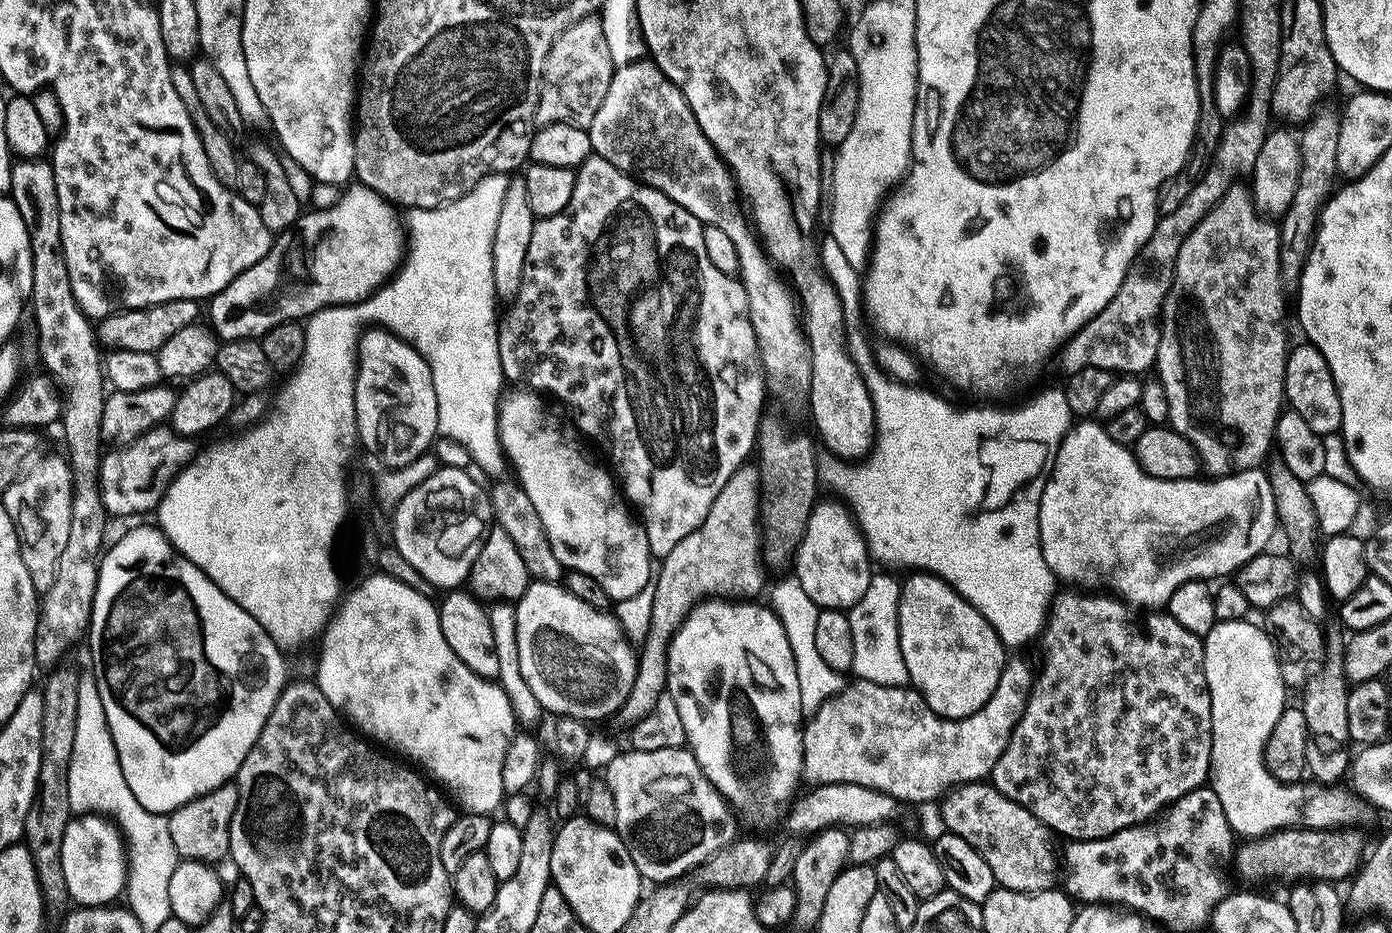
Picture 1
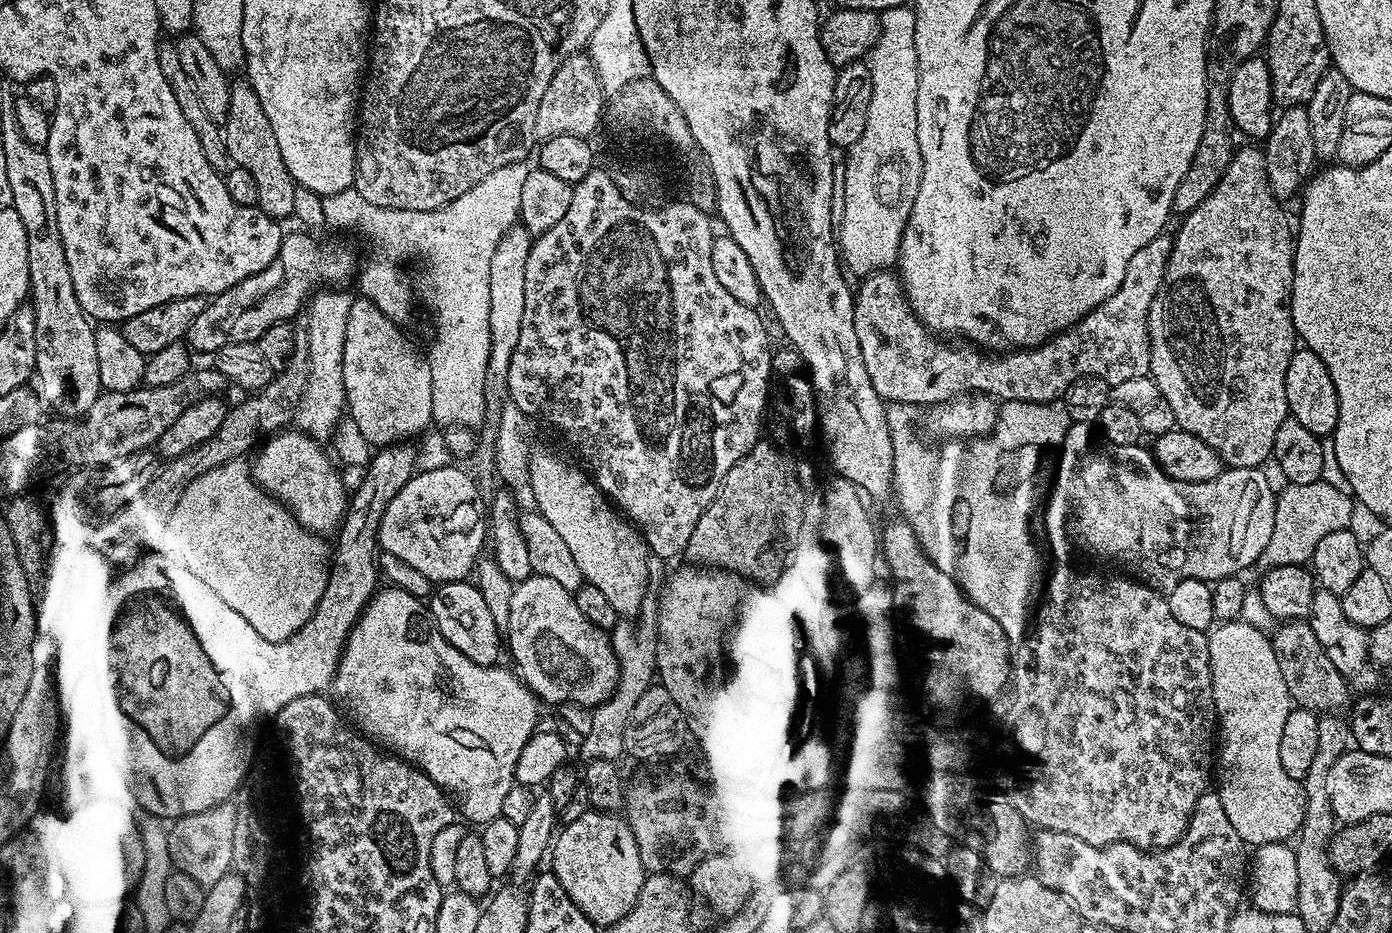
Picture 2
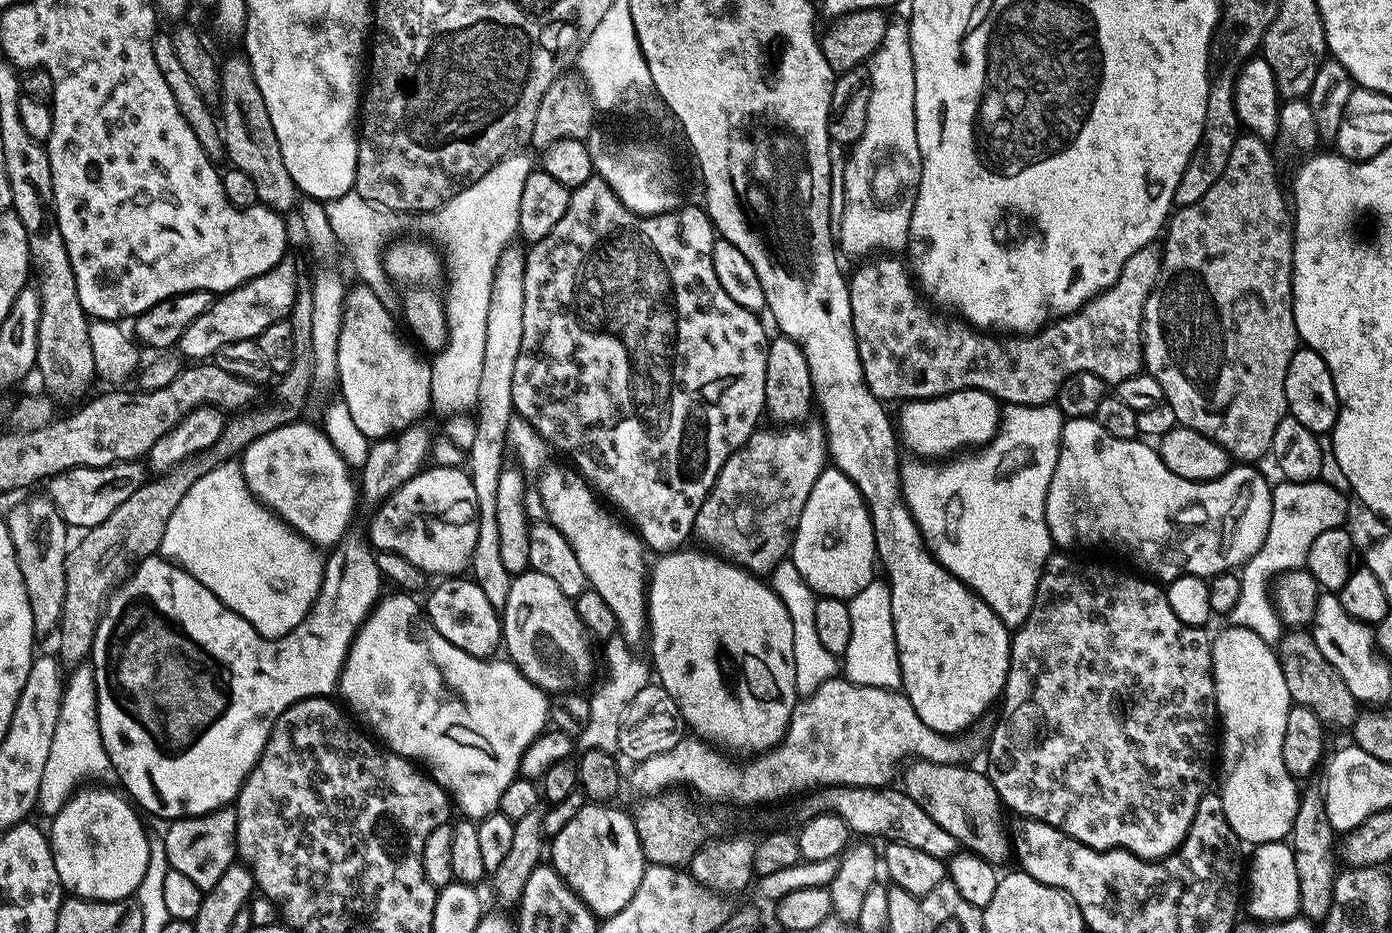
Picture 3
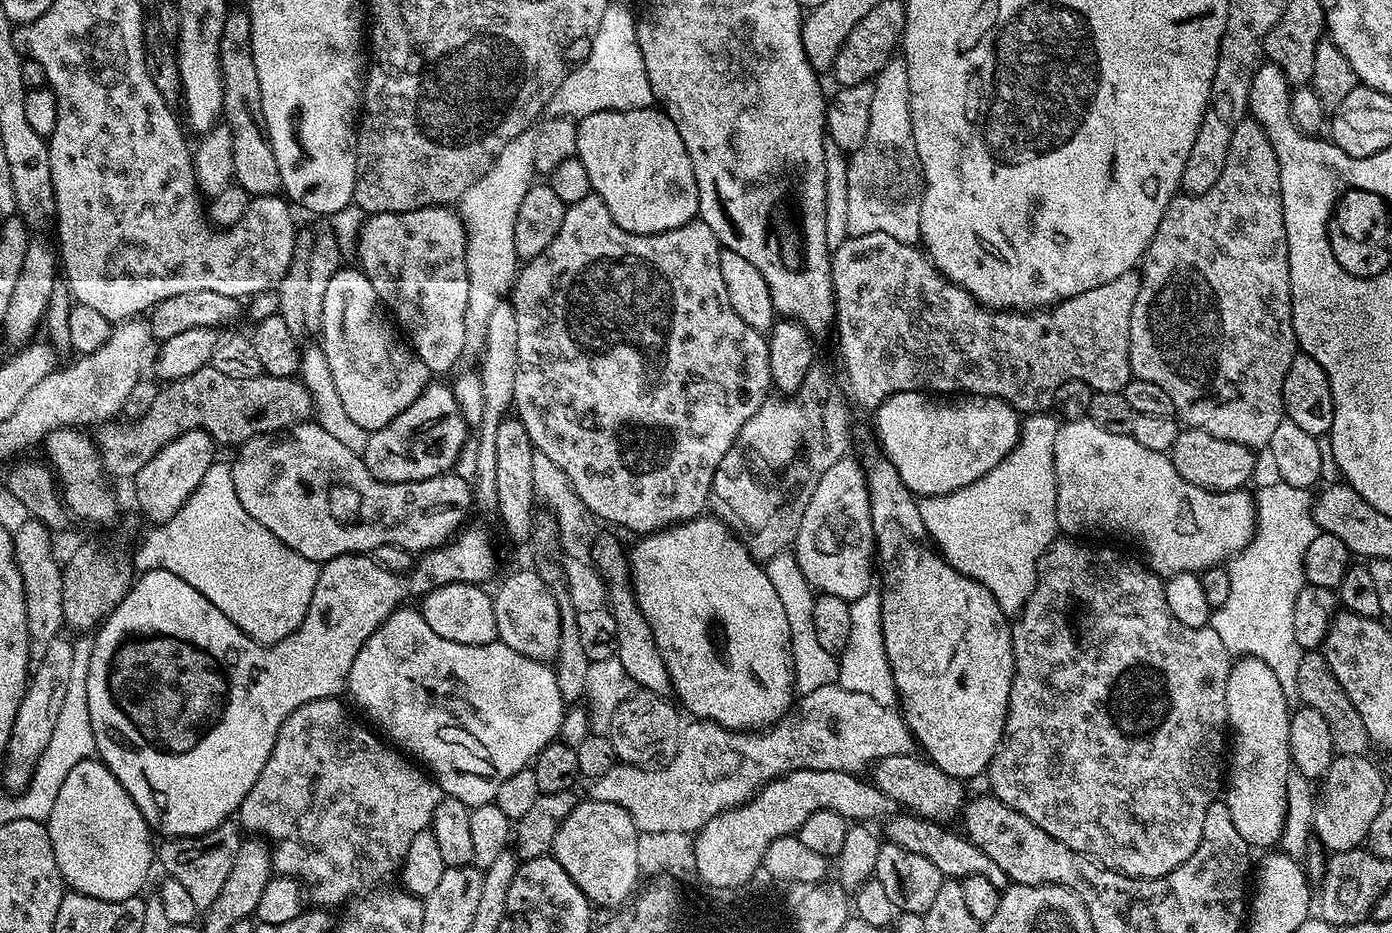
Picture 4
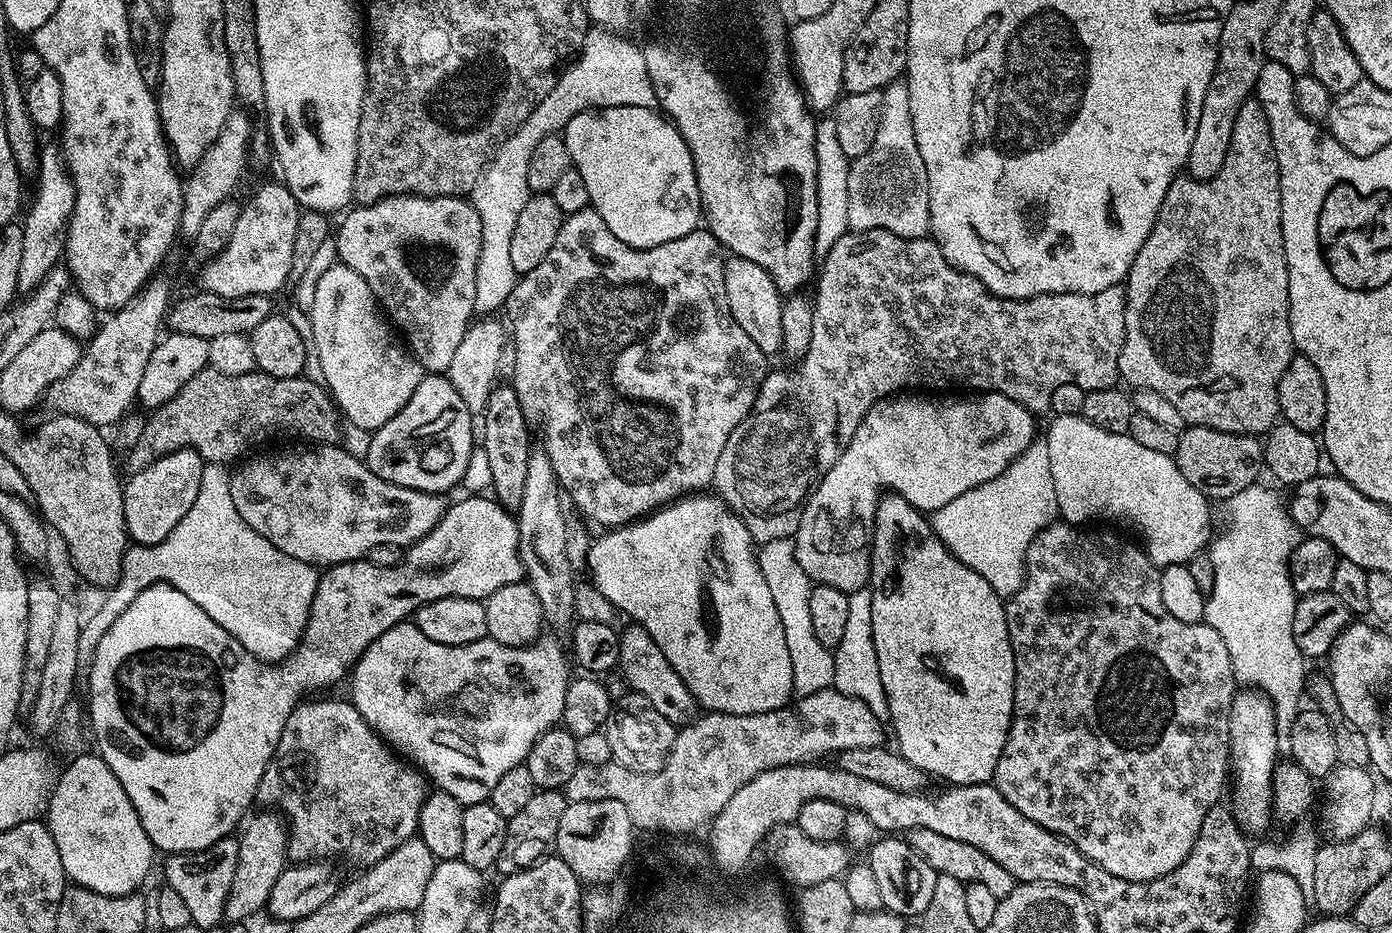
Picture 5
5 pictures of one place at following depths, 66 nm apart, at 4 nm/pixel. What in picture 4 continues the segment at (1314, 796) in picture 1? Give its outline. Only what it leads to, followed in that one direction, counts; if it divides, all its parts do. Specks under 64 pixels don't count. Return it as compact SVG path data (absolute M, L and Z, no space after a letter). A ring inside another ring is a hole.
M1241 657L1232 665L1226 684L1226 702L1228 714L1228 730L1230 745L1230 774L1226 776L1224 801L1230 810L1230 816L1238 834L1242 835L1249 847L1273 847L1284 830L1287 814L1287 774L1291 765L1289 754L1289 722L1291 720L1290 704L1282 694L1281 683L1275 678L1274 672L1260 659Z

